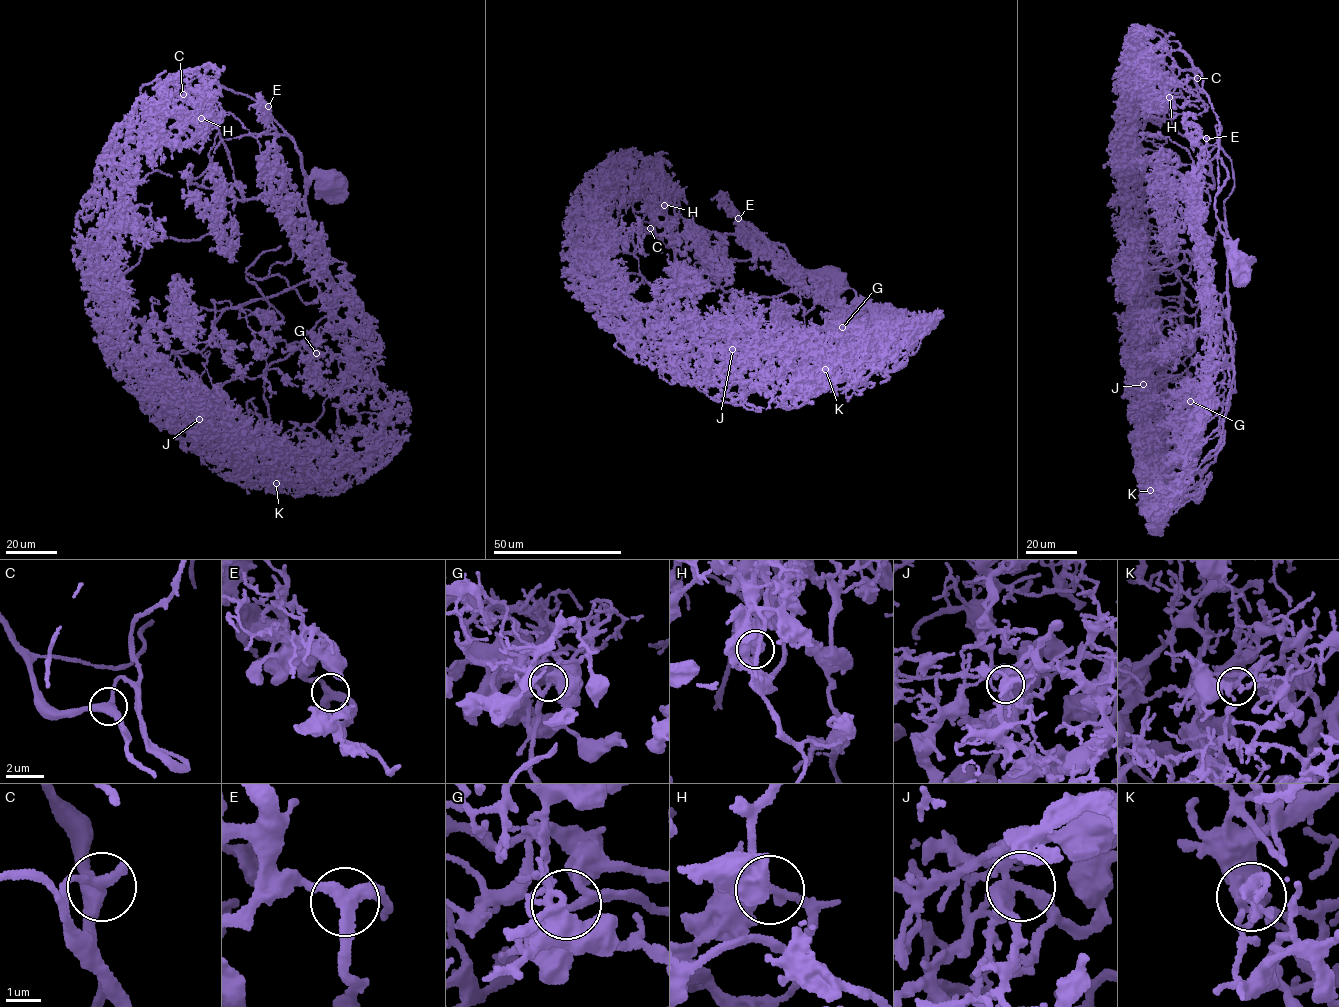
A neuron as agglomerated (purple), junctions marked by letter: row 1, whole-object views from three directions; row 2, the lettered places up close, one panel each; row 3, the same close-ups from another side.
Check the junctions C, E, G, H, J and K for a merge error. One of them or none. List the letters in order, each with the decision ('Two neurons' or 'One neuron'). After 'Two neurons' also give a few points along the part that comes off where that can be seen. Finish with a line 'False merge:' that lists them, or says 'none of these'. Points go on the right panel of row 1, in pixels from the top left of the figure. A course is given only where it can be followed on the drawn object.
C: One neuron
E: One neuron
G: One neuron
H: One neuron
J: One neuron
K: One neuron
False merge: none of these

